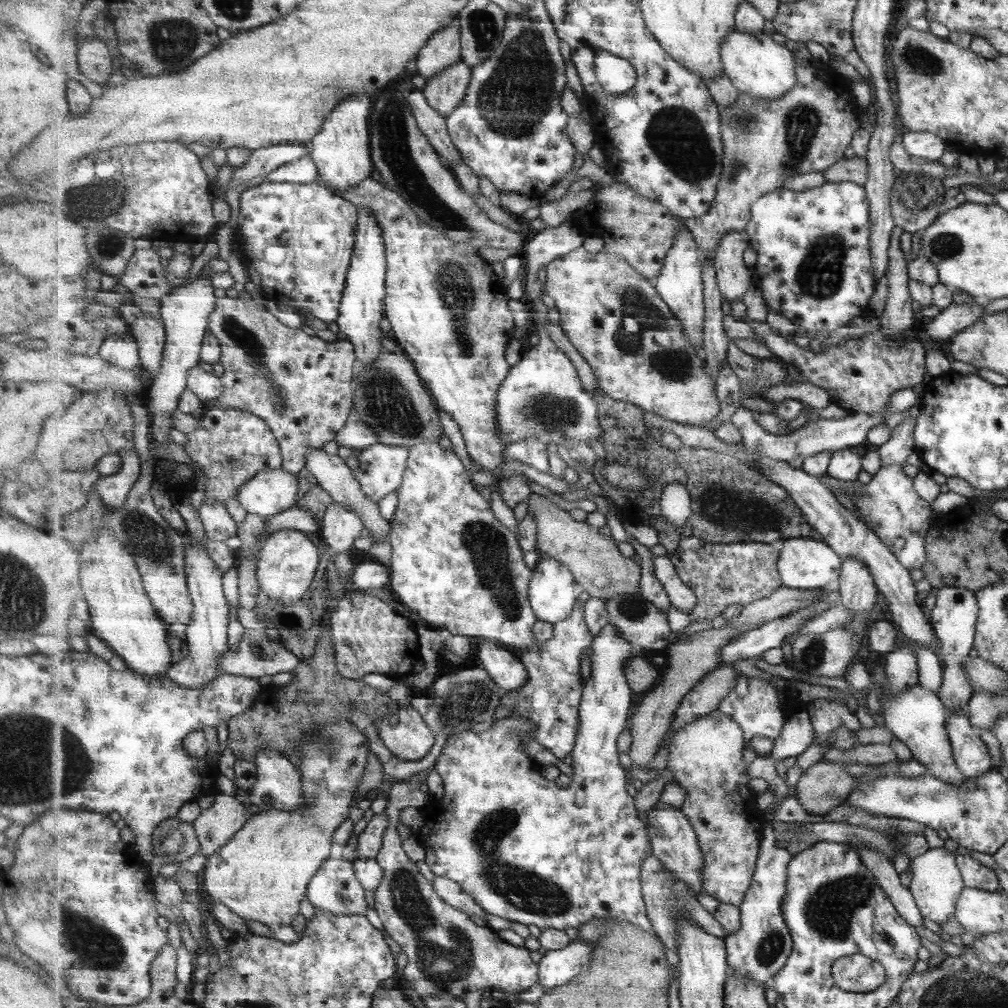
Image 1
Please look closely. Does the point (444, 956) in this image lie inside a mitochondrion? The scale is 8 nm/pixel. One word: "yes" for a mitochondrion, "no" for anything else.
yes

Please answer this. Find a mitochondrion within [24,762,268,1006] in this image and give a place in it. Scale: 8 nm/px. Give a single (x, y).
(96, 946)

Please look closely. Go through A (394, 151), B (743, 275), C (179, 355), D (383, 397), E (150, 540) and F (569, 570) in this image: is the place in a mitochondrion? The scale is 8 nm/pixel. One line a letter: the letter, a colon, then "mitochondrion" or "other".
A: mitochondrion
B: other
C: other
D: mitochondrion
E: mitochondrion
F: other

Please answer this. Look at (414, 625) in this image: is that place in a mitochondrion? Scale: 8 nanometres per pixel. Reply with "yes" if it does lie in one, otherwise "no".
no

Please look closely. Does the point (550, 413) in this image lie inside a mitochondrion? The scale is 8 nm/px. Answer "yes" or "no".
yes

